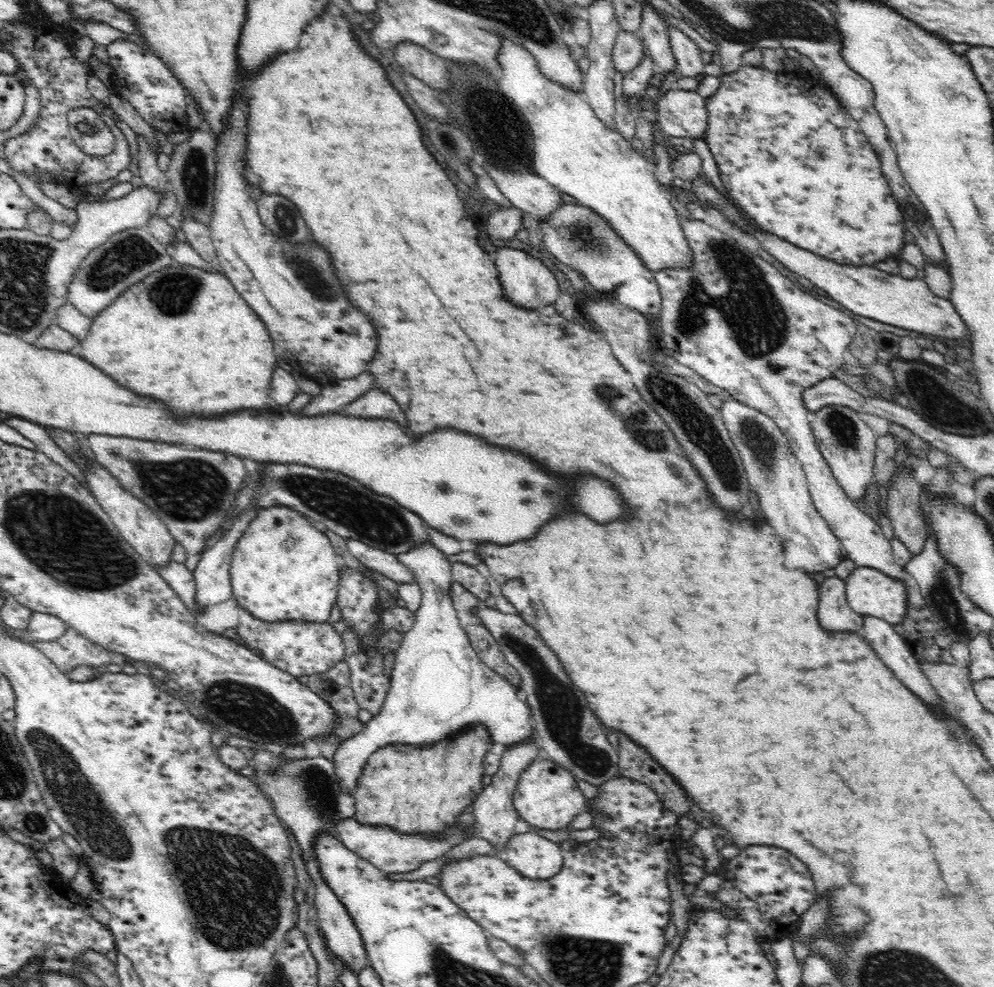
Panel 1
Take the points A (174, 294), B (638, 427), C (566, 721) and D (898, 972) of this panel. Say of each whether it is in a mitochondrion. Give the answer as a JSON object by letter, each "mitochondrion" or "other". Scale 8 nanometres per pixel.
{"A":"mitochondrion","B":"mitochondrion","C":"mitochondrion","D":"mitochondrion"}

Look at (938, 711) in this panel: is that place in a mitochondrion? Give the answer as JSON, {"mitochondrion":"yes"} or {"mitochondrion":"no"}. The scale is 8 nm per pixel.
{"mitochondrion":"no"}

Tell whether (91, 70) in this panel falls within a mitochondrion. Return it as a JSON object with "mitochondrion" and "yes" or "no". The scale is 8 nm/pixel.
{"mitochondrion":"no"}

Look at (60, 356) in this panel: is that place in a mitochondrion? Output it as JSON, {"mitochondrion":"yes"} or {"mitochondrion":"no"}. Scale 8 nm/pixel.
{"mitochondrion":"no"}

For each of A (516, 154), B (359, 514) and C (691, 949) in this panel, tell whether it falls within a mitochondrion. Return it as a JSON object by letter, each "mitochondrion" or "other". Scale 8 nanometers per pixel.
{"A":"other","B":"mitochondrion","C":"other"}

